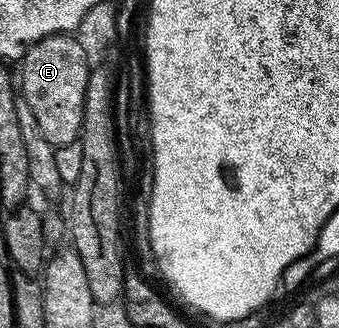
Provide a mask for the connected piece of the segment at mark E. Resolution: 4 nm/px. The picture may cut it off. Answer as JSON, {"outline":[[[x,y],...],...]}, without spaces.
{"outline":[[[70,33],[49,35],[47,39],[33,43],[22,56],[20,66],[20,95],[32,109],[44,137],[55,149],[79,142],[82,118],[86,116],[86,86],[90,84],[92,68],[75,36]]]}

